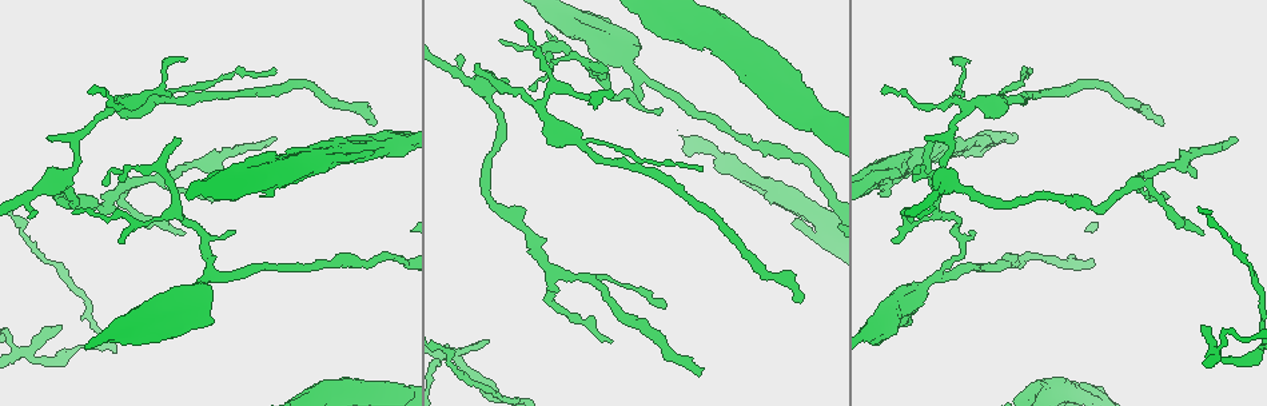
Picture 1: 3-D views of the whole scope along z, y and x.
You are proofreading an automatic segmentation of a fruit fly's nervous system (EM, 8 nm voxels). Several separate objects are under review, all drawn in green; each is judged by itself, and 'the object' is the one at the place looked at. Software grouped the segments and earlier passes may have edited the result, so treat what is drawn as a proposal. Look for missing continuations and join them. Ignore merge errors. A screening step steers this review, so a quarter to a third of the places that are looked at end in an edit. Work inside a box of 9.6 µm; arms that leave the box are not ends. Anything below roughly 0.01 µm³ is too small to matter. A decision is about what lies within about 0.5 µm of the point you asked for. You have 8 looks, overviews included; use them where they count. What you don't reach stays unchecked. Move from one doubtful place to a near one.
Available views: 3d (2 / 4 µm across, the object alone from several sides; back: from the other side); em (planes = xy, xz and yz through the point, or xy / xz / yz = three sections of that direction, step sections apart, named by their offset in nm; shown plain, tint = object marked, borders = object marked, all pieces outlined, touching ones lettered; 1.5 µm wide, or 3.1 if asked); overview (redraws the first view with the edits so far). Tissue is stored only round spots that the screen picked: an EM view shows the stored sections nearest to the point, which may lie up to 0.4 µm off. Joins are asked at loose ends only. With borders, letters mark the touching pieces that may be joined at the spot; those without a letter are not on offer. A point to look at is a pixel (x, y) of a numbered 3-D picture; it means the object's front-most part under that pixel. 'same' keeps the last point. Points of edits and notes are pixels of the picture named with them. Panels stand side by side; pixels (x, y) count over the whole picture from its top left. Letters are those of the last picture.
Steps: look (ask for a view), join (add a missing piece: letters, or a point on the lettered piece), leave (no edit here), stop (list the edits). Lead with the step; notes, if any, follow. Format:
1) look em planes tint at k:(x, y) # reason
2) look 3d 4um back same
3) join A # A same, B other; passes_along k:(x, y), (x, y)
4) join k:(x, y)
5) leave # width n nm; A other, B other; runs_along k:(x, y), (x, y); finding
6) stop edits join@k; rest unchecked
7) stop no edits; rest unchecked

look em yz step 4 borders at 1:(485, 339) # thin end

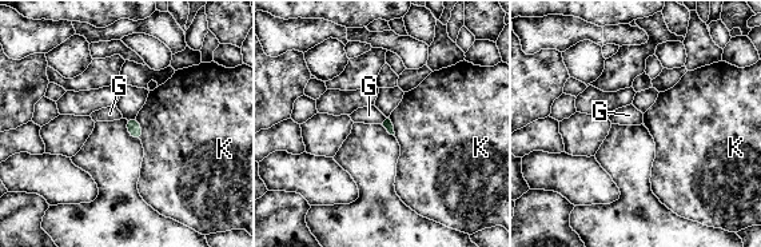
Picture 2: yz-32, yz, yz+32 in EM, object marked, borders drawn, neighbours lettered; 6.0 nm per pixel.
look em xy step 8 borders same # cut it another way

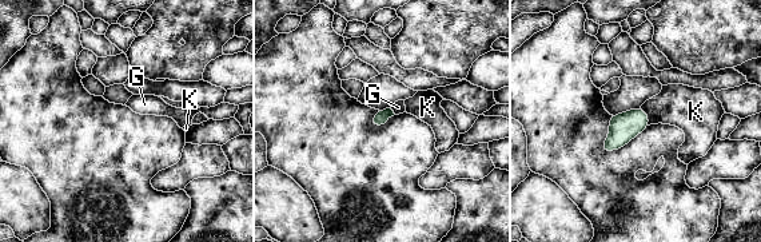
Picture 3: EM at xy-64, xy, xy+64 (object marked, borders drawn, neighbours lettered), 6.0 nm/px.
leave # width 90 nm; G other, K other; border 3:(390, 108), (395, 114); none of them fits

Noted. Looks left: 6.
look em xy step 8 borders at 1:(972, 233) # free end

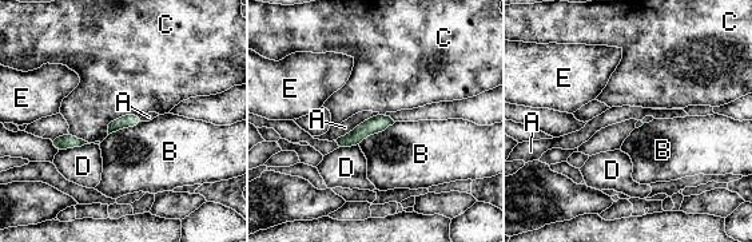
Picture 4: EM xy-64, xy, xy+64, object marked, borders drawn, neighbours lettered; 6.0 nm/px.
leave # longest_contact A 320 nm; A other, B other, C other, D other, E other; runs_along 4:(389, 122), (341, 142); no lettered piece goes on from it

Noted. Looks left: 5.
look 3d 2um at 1:(951, 59) # an open end

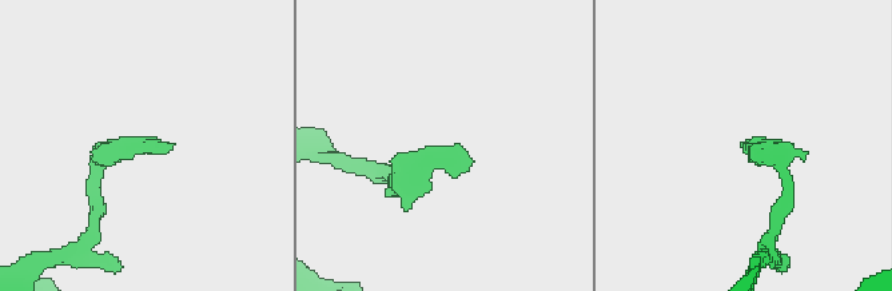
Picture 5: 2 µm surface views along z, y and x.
look em planes borders at 5:(165, 153) # shape alone is not enough

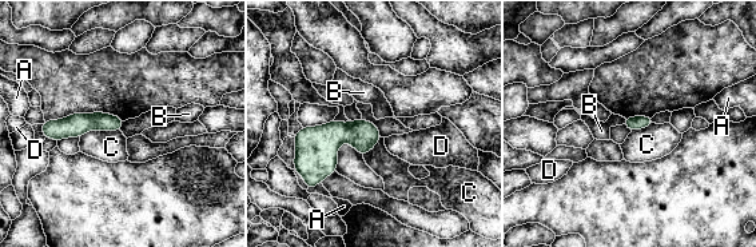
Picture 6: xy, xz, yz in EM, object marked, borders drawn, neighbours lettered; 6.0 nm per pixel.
leave # A other, B other, C other, D other; runs_along 6:(119, 122), (44, 126); none of them fits

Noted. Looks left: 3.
stop no edits; rest unchecked

